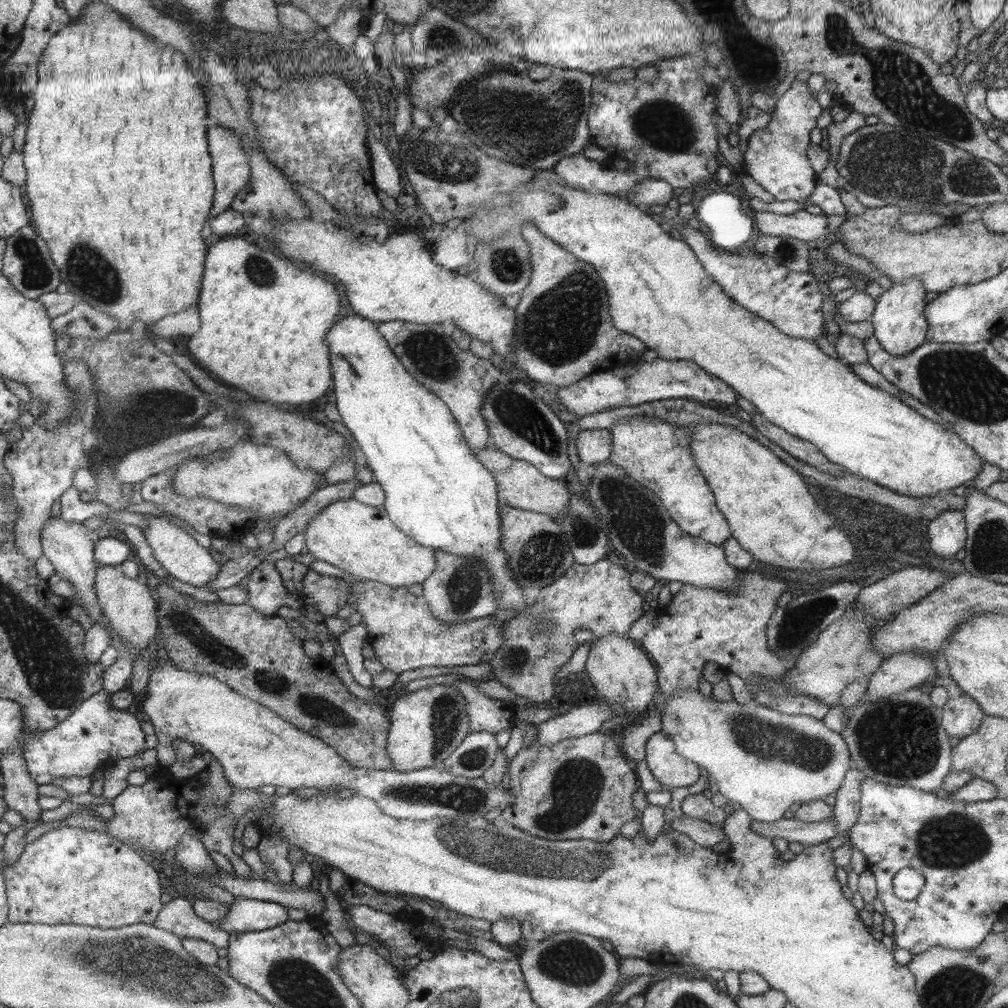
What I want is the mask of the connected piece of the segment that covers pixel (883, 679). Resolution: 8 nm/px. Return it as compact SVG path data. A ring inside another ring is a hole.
M898 653L883 659L878 671L869 677L866 698L875 700L899 695L917 686L925 687L934 676L933 656Z

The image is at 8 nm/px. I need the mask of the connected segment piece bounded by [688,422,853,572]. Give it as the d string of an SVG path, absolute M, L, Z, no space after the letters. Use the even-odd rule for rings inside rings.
M729 424L689 425L695 464L714 493L718 511L726 517L731 536L753 560L787 570L811 572L841 566L853 558L853 546L825 516L801 480L786 462Z

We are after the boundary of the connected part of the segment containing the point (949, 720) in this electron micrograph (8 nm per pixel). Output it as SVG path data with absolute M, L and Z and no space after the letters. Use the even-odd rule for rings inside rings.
M965 694L947 699L942 706L943 728L946 729L949 736L957 740L973 734L984 717L982 708Z

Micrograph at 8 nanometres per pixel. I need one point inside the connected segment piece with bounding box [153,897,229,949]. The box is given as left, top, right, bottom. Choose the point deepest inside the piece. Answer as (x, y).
(177, 916)

